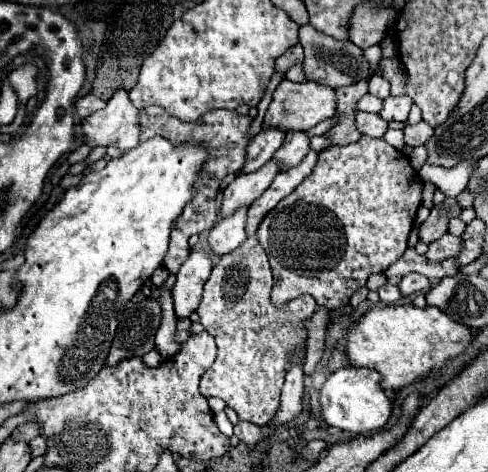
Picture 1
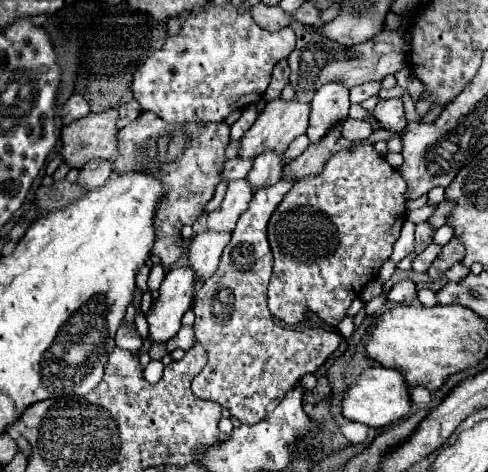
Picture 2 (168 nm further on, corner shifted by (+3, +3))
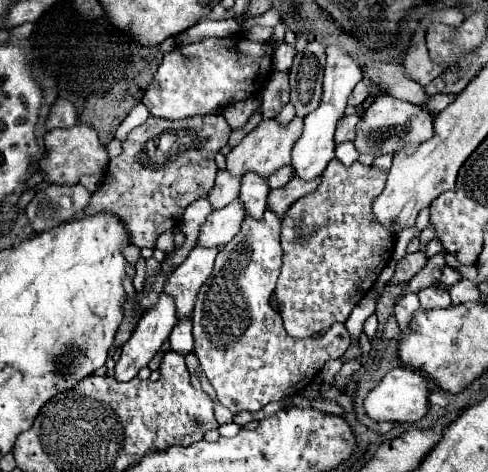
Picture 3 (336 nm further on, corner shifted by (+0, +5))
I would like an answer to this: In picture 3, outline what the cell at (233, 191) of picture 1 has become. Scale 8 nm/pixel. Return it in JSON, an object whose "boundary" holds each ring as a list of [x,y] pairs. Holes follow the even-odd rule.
{"boundary":[[[233,200],[221,210],[213,210],[199,232],[197,244],[223,248],[239,232],[243,218],[245,218],[245,208],[241,200]]]}

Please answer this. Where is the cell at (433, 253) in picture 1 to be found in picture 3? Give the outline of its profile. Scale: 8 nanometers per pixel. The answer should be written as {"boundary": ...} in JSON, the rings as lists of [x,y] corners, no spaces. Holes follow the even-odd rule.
{"boundary":[[[425,252],[407,254],[405,258],[399,260],[397,270],[395,270],[395,276],[391,278],[391,282],[407,282],[407,280],[413,278],[425,264],[427,264],[427,254],[425,254]]]}

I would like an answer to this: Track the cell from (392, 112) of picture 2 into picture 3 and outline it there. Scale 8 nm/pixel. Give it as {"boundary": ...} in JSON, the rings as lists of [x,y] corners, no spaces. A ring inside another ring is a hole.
{"boundary":[[[381,94],[361,116],[357,126],[355,146],[361,154],[375,152],[377,156],[381,156],[387,152],[395,154],[405,144],[417,144],[417,142],[429,140],[431,136],[433,136],[433,118],[429,116],[427,110],[421,110],[419,106],[413,106],[411,102],[405,102],[405,100],[397,100],[389,94]]]}

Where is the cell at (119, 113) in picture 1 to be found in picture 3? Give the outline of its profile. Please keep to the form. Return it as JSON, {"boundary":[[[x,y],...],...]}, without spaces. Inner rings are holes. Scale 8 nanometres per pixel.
{"boundary":[[[77,124],[73,128],[63,130],[51,130],[45,134],[45,148],[47,156],[41,160],[41,170],[45,174],[45,180],[53,184],[77,184],[83,174],[99,174],[103,176],[107,170],[107,148],[101,144],[97,130],[89,124]]]}

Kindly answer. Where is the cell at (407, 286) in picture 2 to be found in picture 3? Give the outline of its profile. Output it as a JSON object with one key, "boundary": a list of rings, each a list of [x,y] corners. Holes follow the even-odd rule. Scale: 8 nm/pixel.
{"boundary":[[[407,292],[407,294],[403,294],[403,296],[397,298],[393,314],[395,314],[395,318],[397,318],[401,330],[407,328],[407,324],[409,324],[409,320],[411,320],[413,312],[415,312],[419,306],[421,306],[421,304],[419,304],[419,296],[417,296],[415,292]]]}

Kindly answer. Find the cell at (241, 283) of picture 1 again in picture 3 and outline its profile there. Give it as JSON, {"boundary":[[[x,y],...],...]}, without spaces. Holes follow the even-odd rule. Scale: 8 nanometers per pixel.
{"boundary":[[[267,208],[263,220],[255,220],[247,216],[241,224],[241,232],[219,250],[215,268],[201,286],[193,310],[193,338],[195,338],[195,356],[201,362],[201,368],[215,388],[217,400],[229,408],[233,414],[237,412],[257,412],[269,402],[283,400],[295,396],[303,390],[315,374],[325,366],[331,358],[341,358],[351,346],[351,336],[345,324],[333,324],[325,334],[313,338],[291,338],[281,322],[281,316],[271,306],[271,294],[277,284],[279,268],[281,268],[281,218]]]}

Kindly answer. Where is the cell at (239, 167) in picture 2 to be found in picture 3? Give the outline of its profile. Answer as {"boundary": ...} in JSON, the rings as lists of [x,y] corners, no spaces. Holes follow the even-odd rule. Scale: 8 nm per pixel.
{"boundary":[[[219,170],[215,186],[211,188],[207,200],[213,204],[215,210],[219,210],[225,204],[229,204],[231,200],[239,198],[239,188],[241,188],[241,178],[239,176],[231,176],[227,170]]]}

